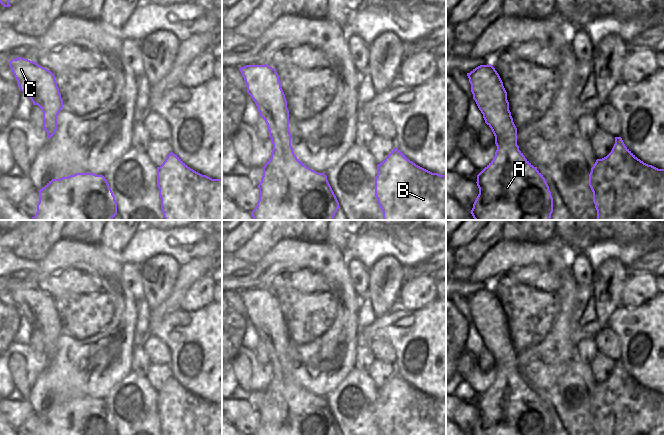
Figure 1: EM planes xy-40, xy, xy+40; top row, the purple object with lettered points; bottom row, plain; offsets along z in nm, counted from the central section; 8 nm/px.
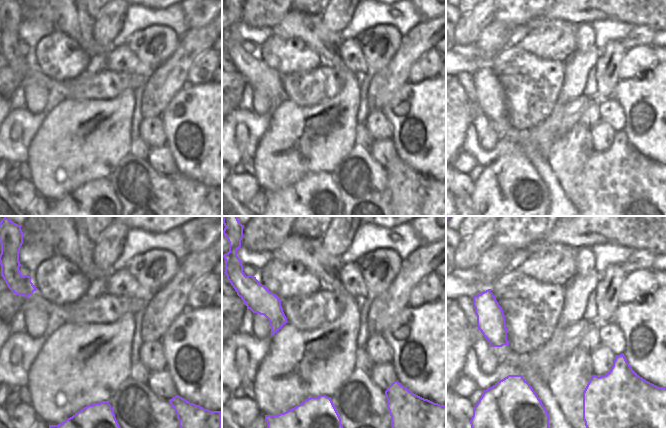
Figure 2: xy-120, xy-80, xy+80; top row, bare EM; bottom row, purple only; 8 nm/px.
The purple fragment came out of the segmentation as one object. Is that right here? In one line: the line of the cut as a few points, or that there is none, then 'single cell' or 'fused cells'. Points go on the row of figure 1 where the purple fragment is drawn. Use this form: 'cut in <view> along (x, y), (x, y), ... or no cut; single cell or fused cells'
cut in xy along (290, 144), (283, 146), (284, 151), (281, 154), (273, 149); fused cells

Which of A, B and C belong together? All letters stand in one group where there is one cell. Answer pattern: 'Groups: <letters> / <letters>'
Groups: A / B C.

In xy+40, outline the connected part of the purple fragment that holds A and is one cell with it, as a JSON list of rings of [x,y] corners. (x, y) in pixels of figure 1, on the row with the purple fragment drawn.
[[[508,145],[505,152],[497,149],[493,160],[477,175],[479,194],[471,214],[475,220],[550,220],[553,198],[543,175],[519,150]]]

